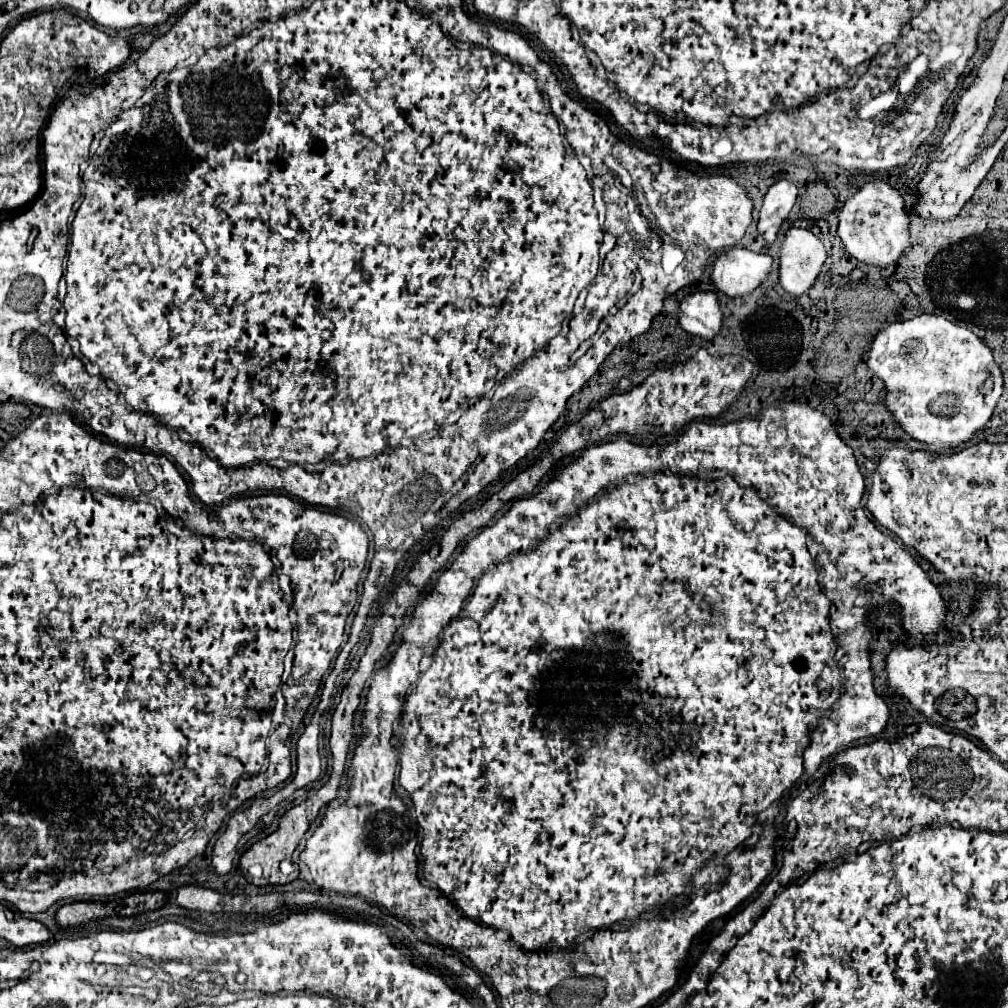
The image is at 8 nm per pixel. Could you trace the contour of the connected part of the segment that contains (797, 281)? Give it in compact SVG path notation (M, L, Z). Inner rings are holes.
M791 227L785 231L779 249L779 283L791 295L803 295L817 279L827 251L807 229Z

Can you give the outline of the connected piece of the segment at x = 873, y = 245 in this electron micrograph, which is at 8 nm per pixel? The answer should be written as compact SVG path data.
M875 179L863 185L853 197L849 197L839 213L839 229L837 235L841 237L847 253L855 259L865 261L867 265L885 267L895 263L905 247L909 245L909 231L907 231L907 215L903 197L881 179Z

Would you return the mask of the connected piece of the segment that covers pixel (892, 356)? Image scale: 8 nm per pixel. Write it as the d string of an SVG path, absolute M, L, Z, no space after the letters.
M917 315L877 333L869 349L867 365L885 383L885 407L893 415L893 421L911 439L935 445L937 449L955 449L969 441L975 431L985 427L1003 391L1003 375L993 361L991 349L973 331L959 327L941 315Z

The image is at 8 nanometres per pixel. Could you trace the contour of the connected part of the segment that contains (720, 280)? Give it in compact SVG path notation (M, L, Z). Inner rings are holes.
M729 249L713 261L711 283L727 297L747 295L757 289L773 267L773 257L749 249Z

